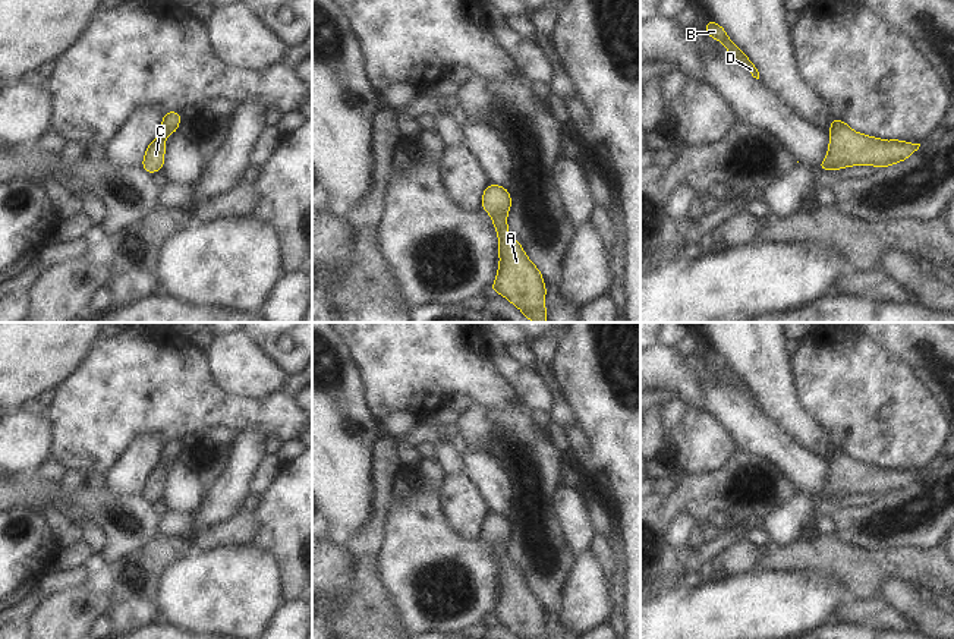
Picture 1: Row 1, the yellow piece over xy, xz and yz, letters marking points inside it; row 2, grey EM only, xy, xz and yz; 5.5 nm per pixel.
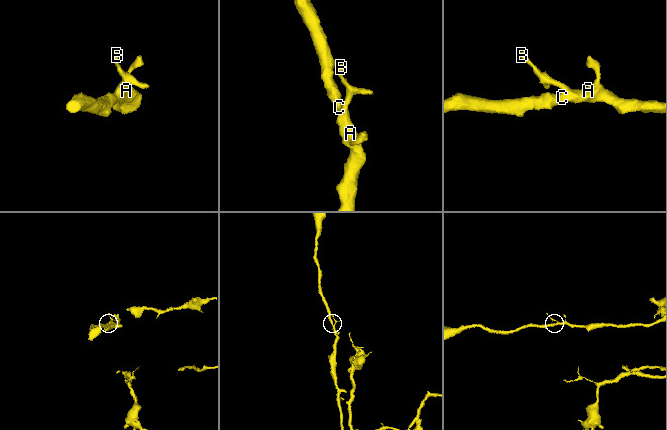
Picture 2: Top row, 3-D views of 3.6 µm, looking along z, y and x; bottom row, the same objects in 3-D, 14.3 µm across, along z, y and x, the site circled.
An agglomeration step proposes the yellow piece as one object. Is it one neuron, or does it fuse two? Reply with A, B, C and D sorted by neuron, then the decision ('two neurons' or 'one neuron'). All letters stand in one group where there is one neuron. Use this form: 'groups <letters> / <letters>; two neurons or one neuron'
groups A B C D; one neuron

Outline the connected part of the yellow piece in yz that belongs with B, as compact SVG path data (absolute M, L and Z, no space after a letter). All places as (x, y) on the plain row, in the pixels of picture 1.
M709 349L706 353L705 353L705 362L708 365L712 365L715 366L717 369L721 369L725 377L727 377L727 381L739 391L742 391L747 400L759 407L759 400L756 397L756 394L749 388L749 385L728 366L725 358L722 355L720 355L717 350L714 349Z

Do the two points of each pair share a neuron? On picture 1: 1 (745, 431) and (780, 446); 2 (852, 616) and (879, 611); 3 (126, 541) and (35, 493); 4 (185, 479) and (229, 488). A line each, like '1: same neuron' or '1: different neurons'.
1: same neuron
2: same neuron
3: same neuron
4: different neurons

